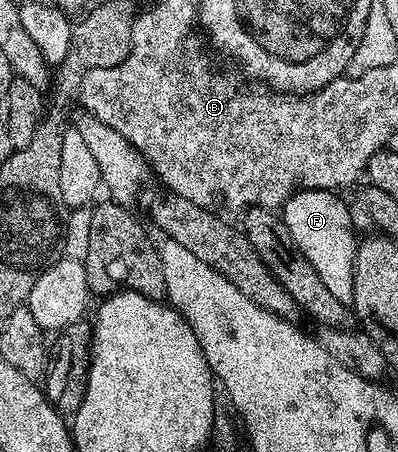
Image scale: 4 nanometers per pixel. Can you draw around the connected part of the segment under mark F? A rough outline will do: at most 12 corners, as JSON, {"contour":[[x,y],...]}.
{"contour":[[296,190],[281,218],[325,289],[353,301],[357,228],[333,191]]}

